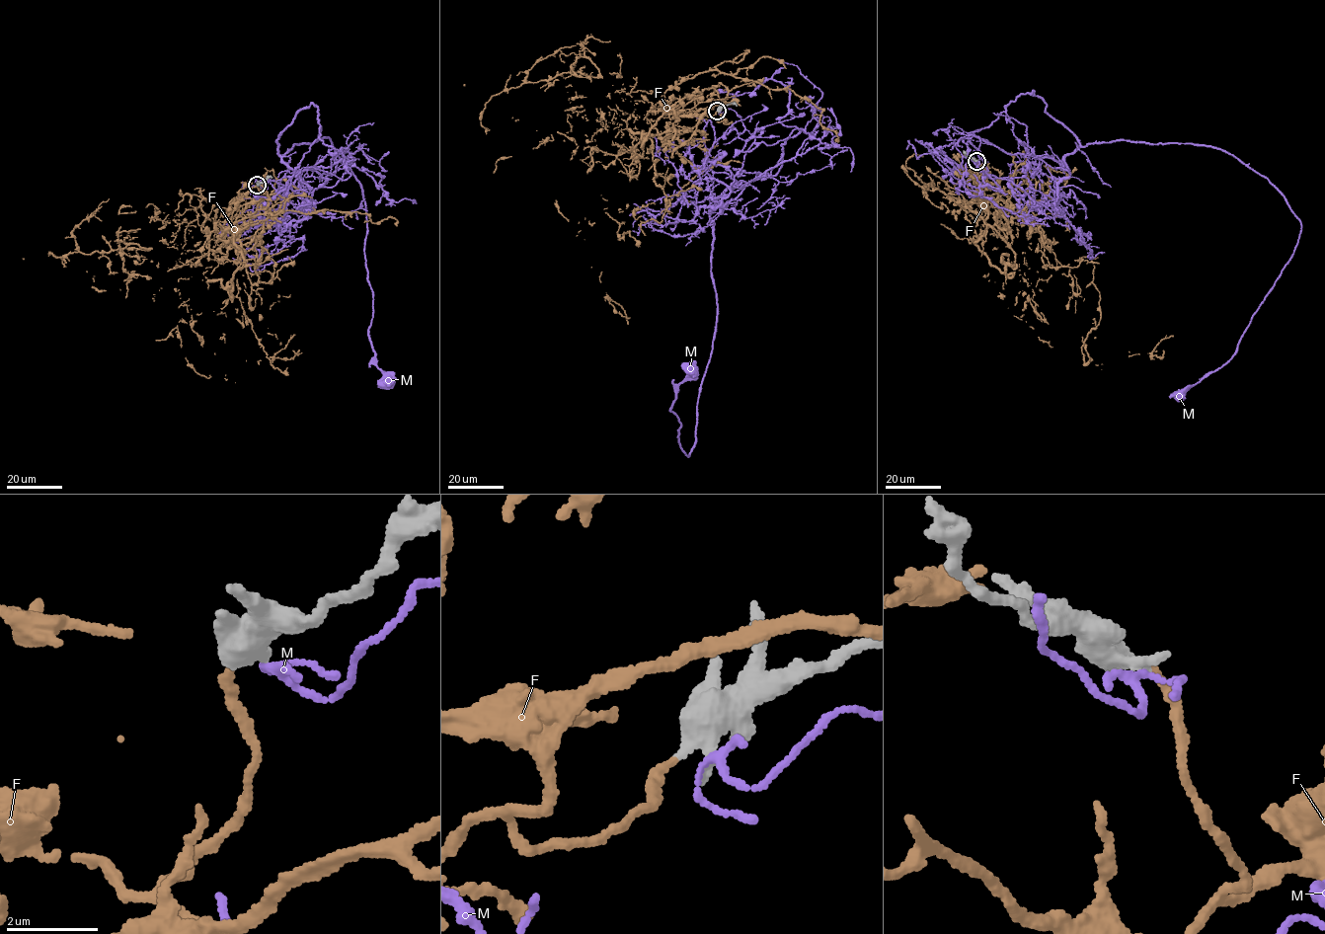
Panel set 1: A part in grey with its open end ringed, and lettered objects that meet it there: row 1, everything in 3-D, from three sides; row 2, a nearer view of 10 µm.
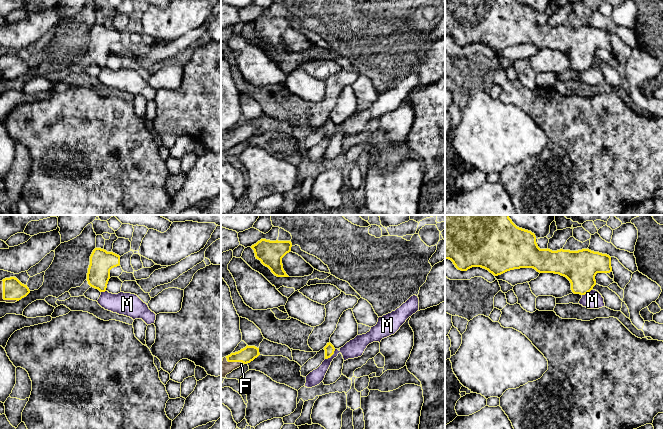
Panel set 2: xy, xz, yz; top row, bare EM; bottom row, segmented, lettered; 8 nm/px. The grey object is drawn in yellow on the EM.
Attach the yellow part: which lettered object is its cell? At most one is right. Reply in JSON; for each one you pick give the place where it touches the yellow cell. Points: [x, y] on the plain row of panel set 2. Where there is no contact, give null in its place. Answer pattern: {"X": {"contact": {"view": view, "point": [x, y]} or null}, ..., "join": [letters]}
{"F": {"contact": {"view": "xy", "point": [3, 72]}}, "join": ["F"]}

